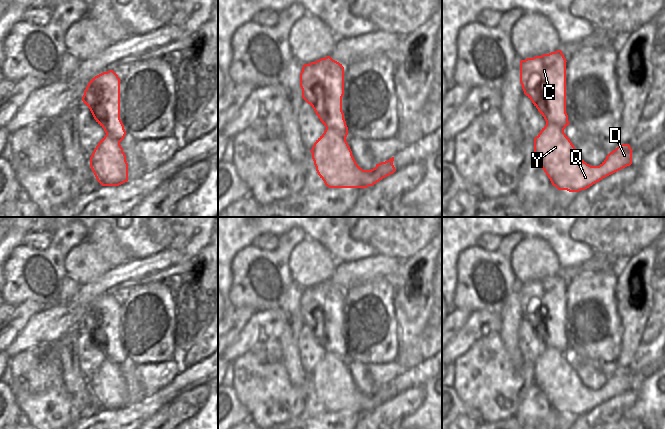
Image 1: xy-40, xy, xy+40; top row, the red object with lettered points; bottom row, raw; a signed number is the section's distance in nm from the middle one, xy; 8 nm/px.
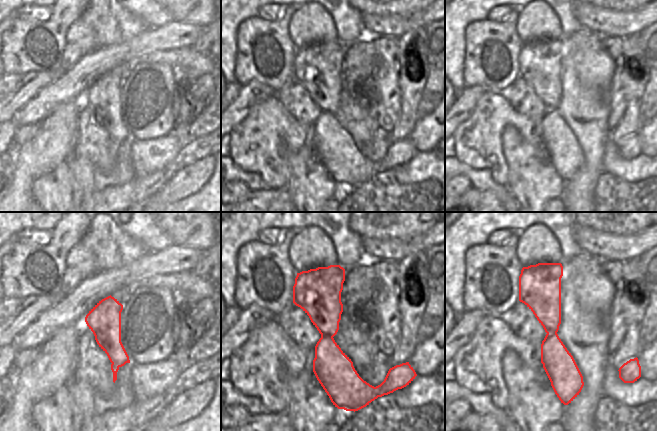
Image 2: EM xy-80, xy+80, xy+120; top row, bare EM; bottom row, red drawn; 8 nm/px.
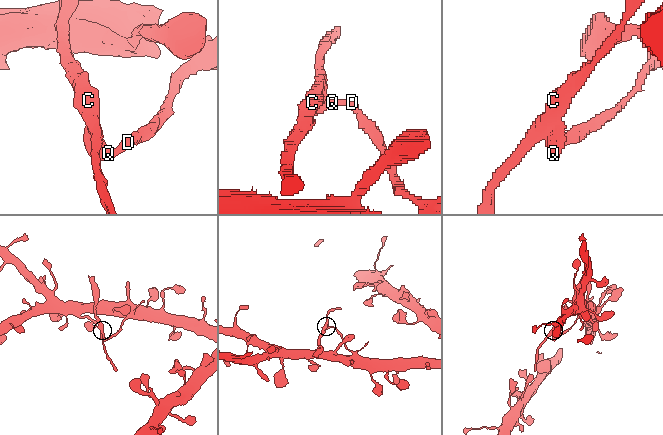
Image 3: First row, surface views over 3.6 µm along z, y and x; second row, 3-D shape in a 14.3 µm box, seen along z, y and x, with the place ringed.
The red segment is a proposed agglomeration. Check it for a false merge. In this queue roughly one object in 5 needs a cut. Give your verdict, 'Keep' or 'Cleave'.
Cleave.

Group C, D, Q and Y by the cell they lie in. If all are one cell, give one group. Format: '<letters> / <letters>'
C / D Q Y

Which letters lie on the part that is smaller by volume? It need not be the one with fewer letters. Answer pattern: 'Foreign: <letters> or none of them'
Foreign: C

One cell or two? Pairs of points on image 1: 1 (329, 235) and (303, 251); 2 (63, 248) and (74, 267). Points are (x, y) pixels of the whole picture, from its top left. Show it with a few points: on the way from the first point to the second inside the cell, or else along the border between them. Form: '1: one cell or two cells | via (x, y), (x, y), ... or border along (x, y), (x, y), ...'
1: two cells | border along (307, 236), (316, 240), (333, 259)
2: two cells | border along (85, 240), (66, 255), (65, 275)

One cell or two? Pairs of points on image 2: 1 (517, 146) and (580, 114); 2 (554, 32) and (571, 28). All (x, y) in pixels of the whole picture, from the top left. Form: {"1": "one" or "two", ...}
{"1": "two", "2": "two"}

